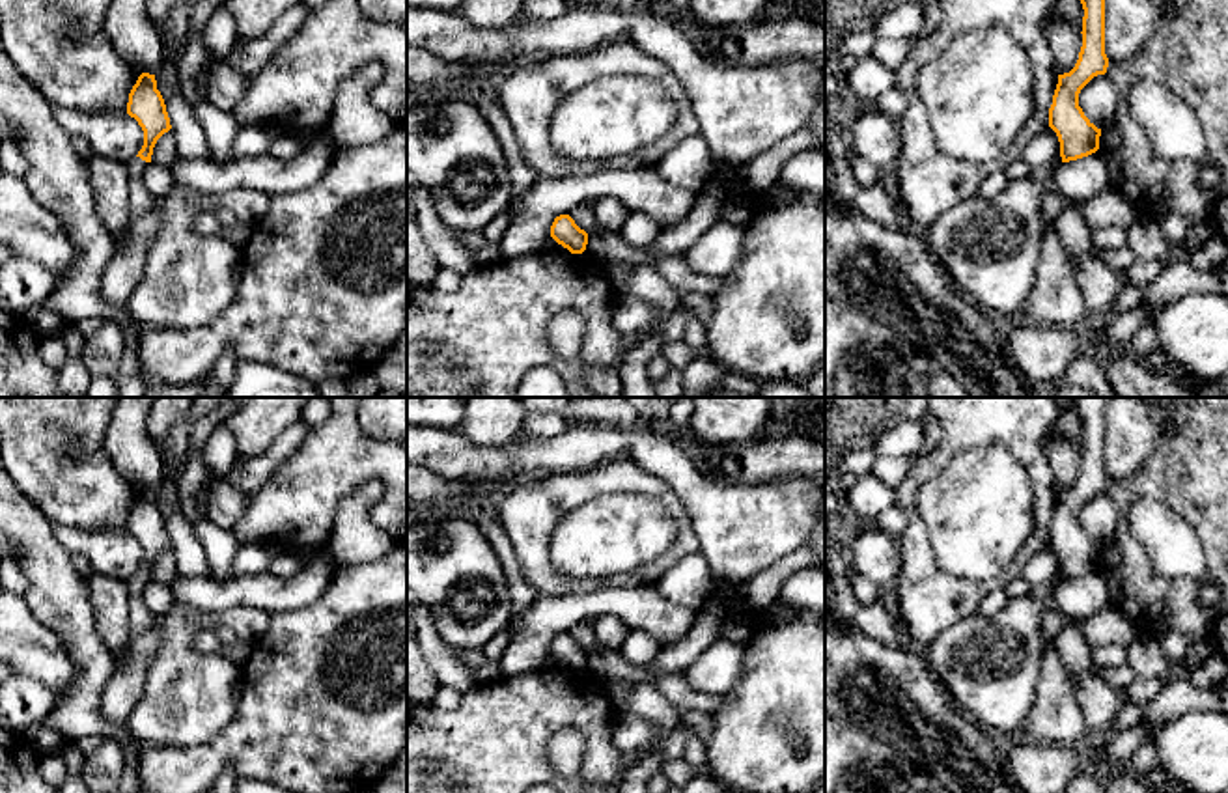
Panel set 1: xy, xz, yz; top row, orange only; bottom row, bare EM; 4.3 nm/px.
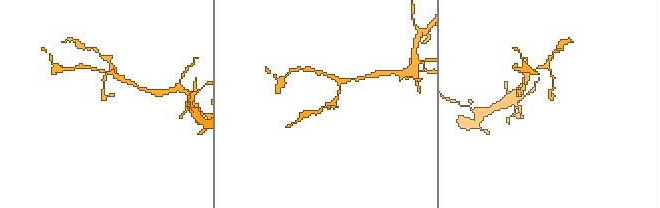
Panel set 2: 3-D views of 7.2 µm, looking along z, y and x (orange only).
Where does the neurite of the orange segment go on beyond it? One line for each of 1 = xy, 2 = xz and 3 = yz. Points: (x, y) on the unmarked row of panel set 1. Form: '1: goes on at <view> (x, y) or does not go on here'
1: goes on at xy (140, 618)
2: does not go on here
3: does not go on here

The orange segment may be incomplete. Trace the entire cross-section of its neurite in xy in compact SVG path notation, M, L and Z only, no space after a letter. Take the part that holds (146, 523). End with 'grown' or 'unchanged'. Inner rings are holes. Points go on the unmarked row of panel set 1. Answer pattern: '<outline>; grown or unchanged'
M142 491L129 511L127 532L144 549L144 563L125 584L129 588L129 642L155 623L144 601L144 588L151 580L157 558L172 547L164 517L157 508L155 493Z; grown

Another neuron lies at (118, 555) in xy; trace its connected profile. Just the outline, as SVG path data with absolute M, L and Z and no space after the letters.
M52 524L56 541L73 554L84 554L93 573L127 582L144 563L144 549L129 532L84 532Z

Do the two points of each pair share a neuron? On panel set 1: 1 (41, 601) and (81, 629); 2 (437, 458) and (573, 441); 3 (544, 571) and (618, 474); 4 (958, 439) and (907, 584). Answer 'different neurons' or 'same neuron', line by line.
1: same neuron
2: same neuron
3: same neuron
4: same neuron

